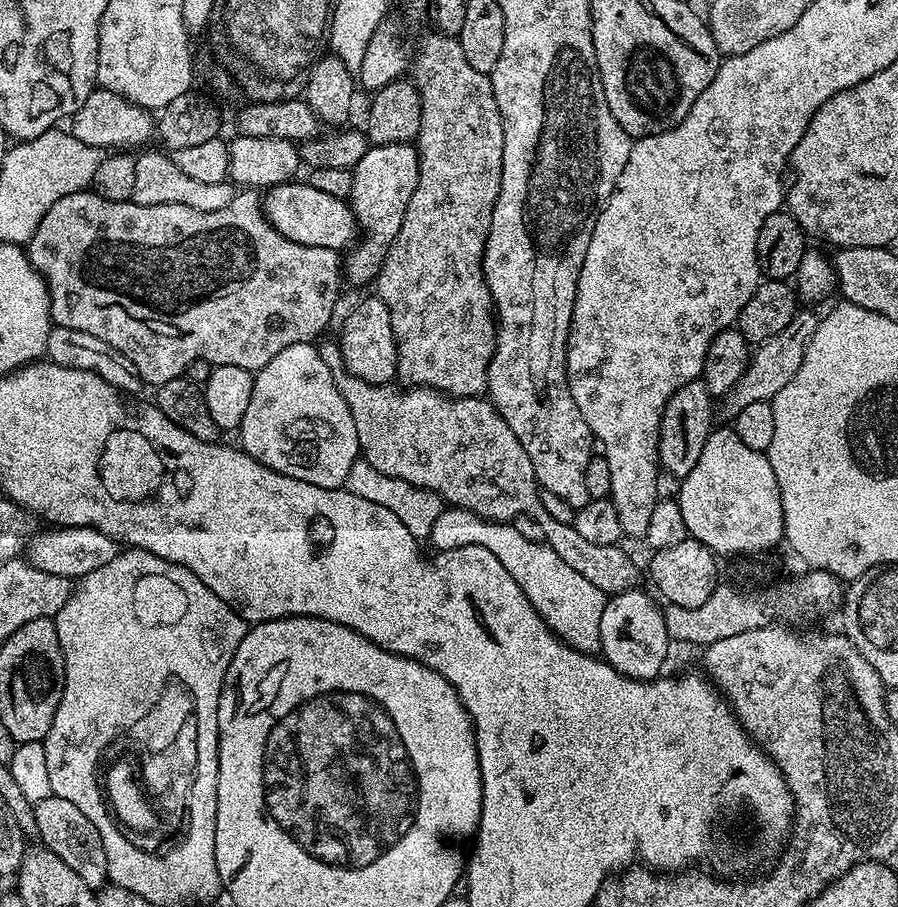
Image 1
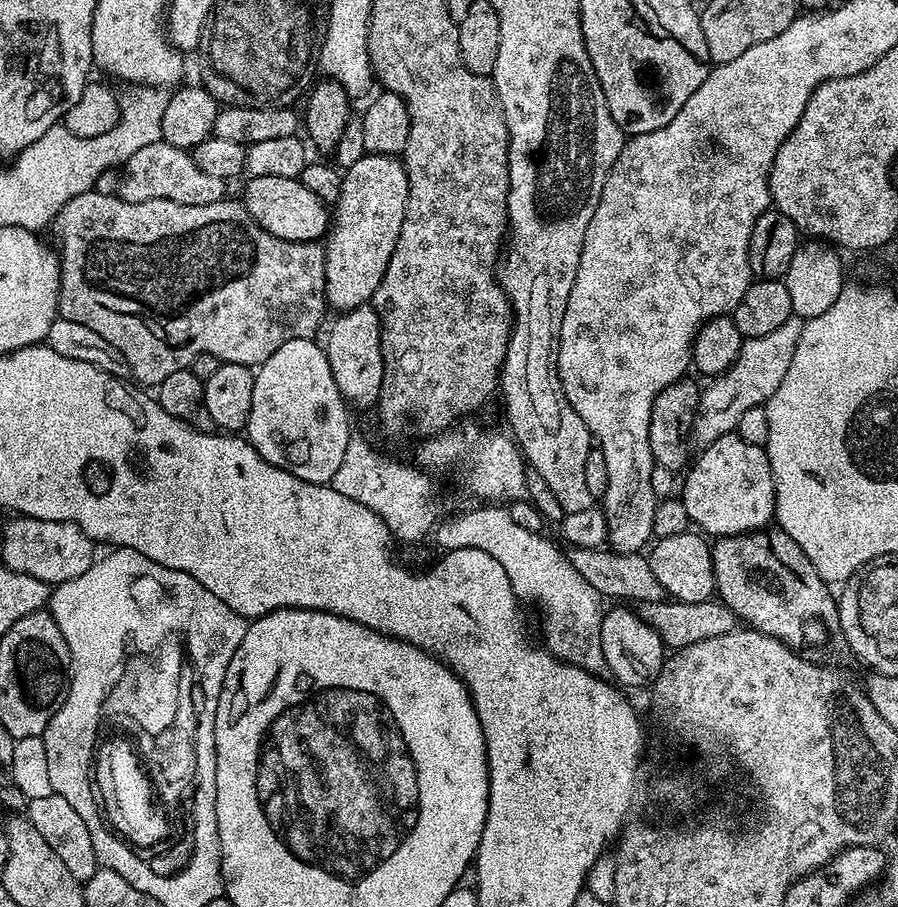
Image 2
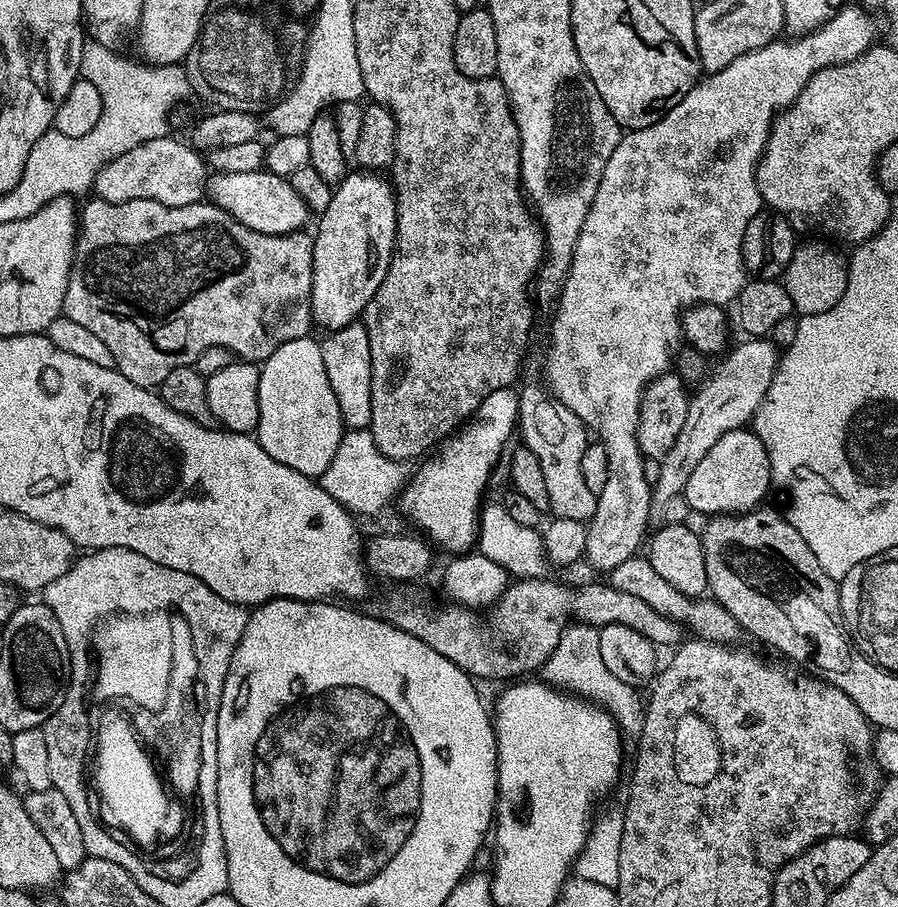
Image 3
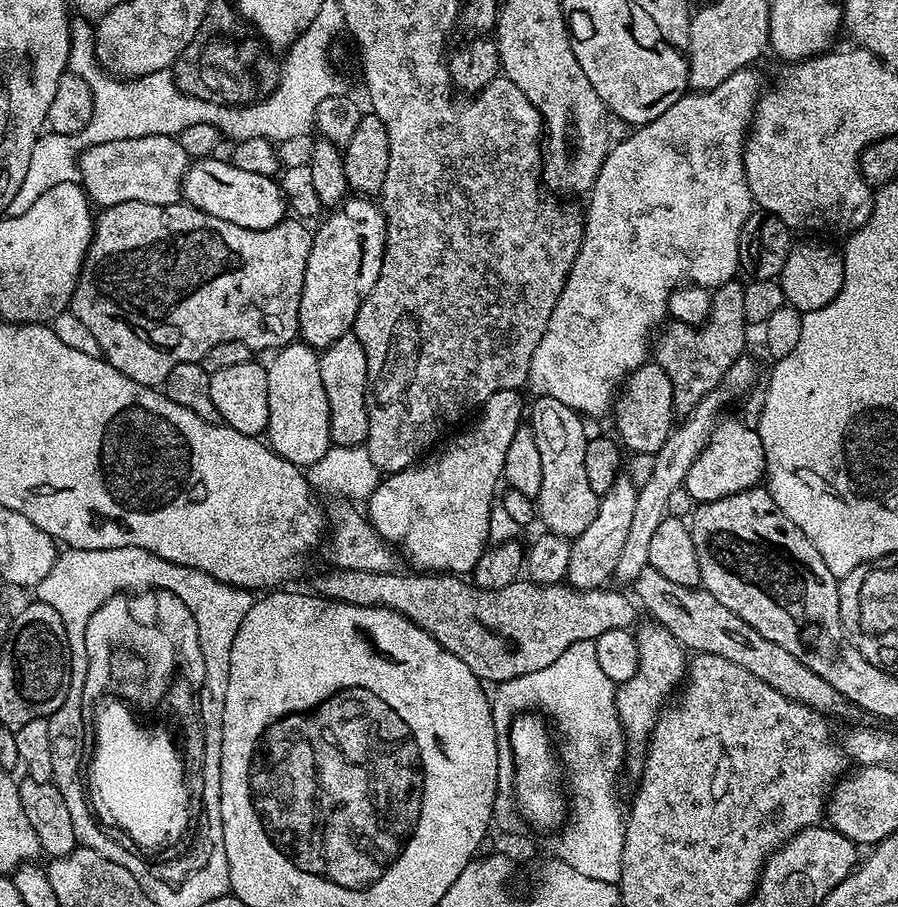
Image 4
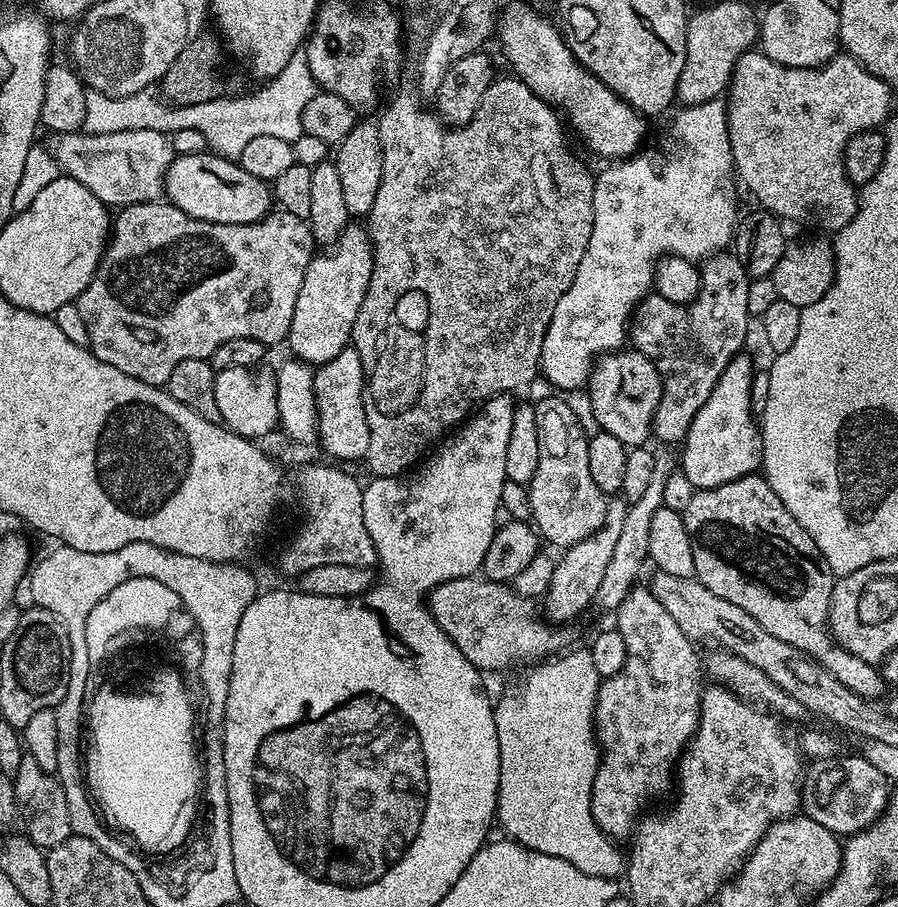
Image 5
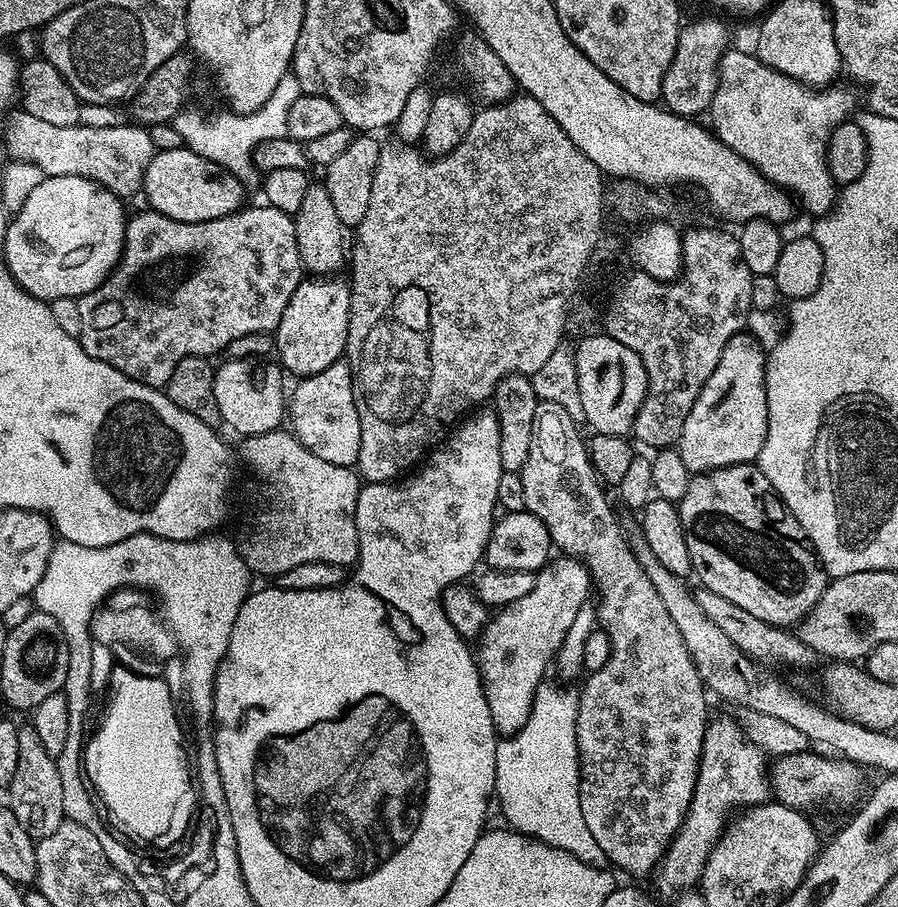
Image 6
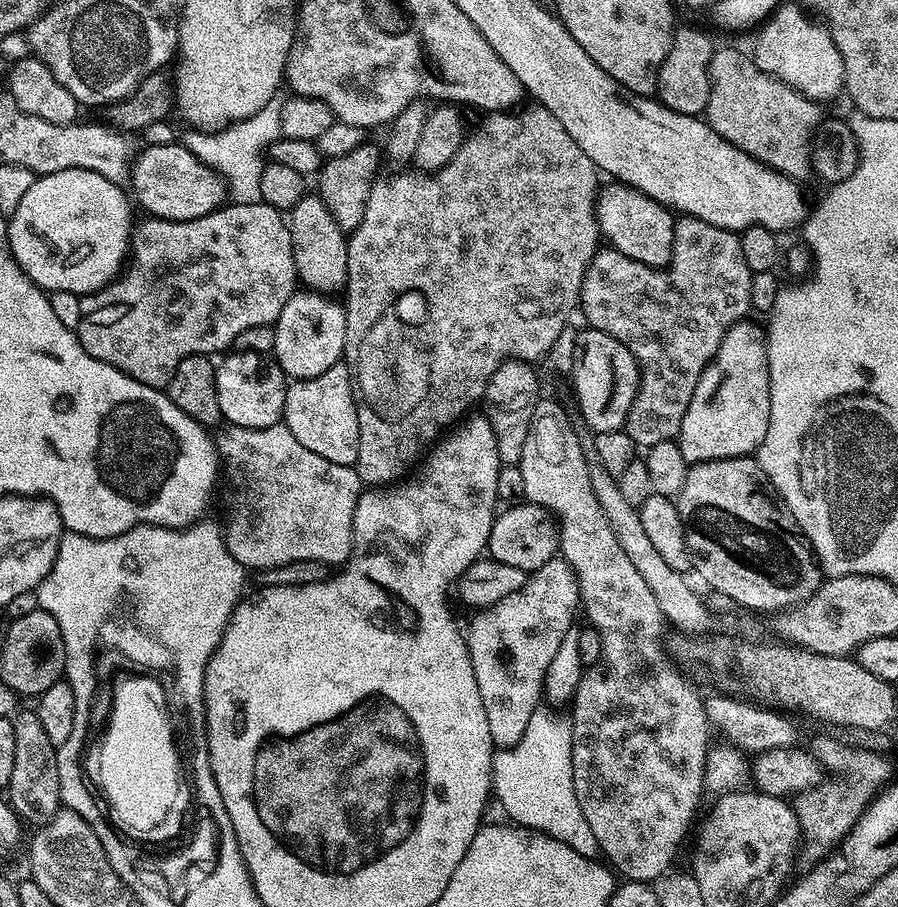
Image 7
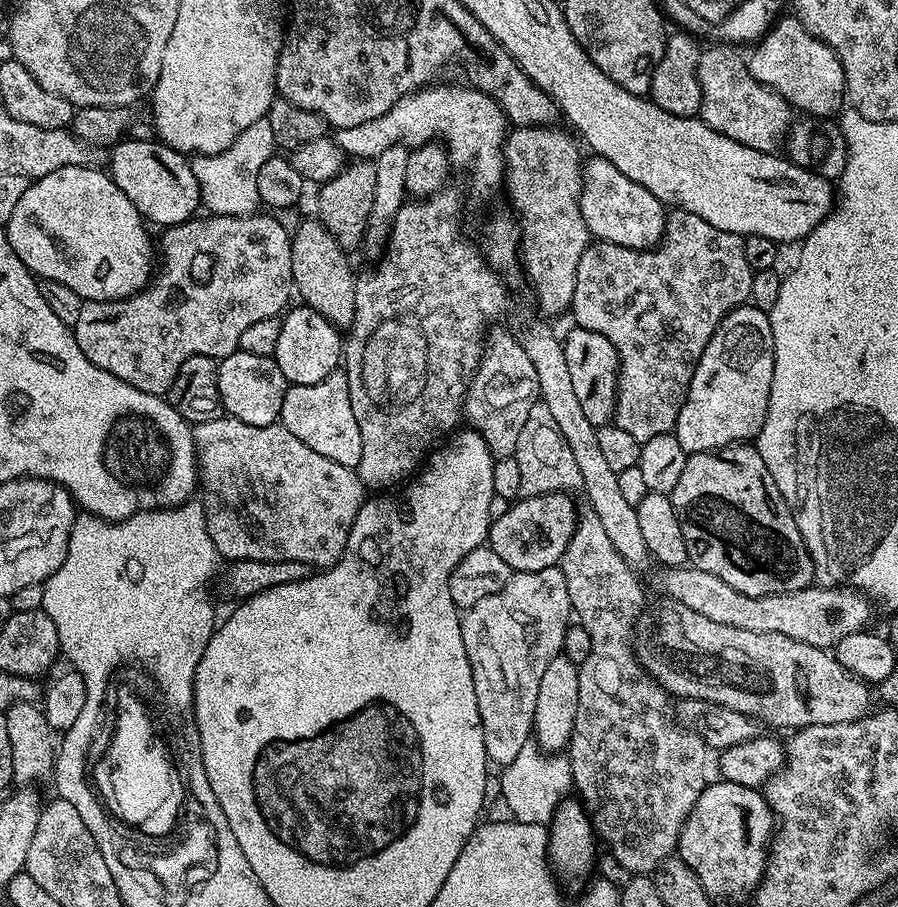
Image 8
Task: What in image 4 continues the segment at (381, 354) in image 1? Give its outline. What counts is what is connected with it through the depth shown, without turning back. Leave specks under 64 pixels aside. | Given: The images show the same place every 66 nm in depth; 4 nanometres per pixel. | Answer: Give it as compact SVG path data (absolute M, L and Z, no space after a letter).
M354 334L338 338L329 348L319 353L322 390L326 392L326 402L330 410L330 434L333 445L358 447L368 438L368 371L366 370L366 350Z

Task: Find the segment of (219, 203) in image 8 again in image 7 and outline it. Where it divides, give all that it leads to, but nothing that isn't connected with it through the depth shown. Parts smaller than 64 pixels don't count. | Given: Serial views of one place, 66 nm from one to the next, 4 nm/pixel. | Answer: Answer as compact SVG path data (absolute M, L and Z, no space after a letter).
M273 102L267 104L258 114L238 124L231 124L213 134L197 133L190 141L193 154L207 168L214 171L226 181L226 192L233 204L261 203L262 170L266 163L266 153L280 135L280 105Z

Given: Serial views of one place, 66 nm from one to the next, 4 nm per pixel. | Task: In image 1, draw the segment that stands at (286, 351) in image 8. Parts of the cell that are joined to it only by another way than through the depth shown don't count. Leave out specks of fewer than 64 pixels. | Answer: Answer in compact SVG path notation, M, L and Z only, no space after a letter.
M378 144L370 146L362 154L362 162L354 166L352 173L352 194L350 203L356 223L362 229L362 238L347 249L342 260L342 272L352 284L371 285L380 274L380 267L386 258L392 240L402 226L406 206L418 186L420 153L412 144Z

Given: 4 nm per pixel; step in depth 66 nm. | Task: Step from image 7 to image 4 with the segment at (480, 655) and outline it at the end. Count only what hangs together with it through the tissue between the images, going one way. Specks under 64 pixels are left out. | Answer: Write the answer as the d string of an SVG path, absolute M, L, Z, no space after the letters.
M621 474L614 482L614 486L610 486L610 490L606 490L606 494L600 497L598 514L594 514L594 522L590 522L590 526L586 526L586 530L582 530L582 534L571 541L572 550L566 577L567 583L571 587L577 590L604 588L612 580L612 571L614 566L618 566L618 557L622 555L622 546L625 545L626 538L630 534L630 526L634 519L634 506L637 503L638 489L635 482L633 482L631 475Z

